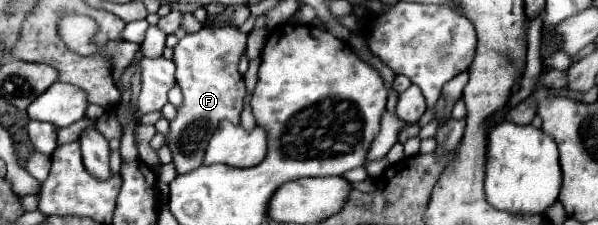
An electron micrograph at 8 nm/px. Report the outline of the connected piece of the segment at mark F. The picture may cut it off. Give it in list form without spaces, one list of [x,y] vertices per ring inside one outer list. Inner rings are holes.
[[[203,27],[199,33],[185,35],[175,45],[173,61],[177,65],[177,83],[183,91],[183,103],[177,109],[177,117],[171,121],[167,147],[171,149],[177,175],[201,167],[207,141],[213,135],[219,121],[239,119],[247,89],[243,77],[237,71],[237,65],[241,53],[245,51],[245,45],[247,35],[239,33],[239,29],[235,27]]]

